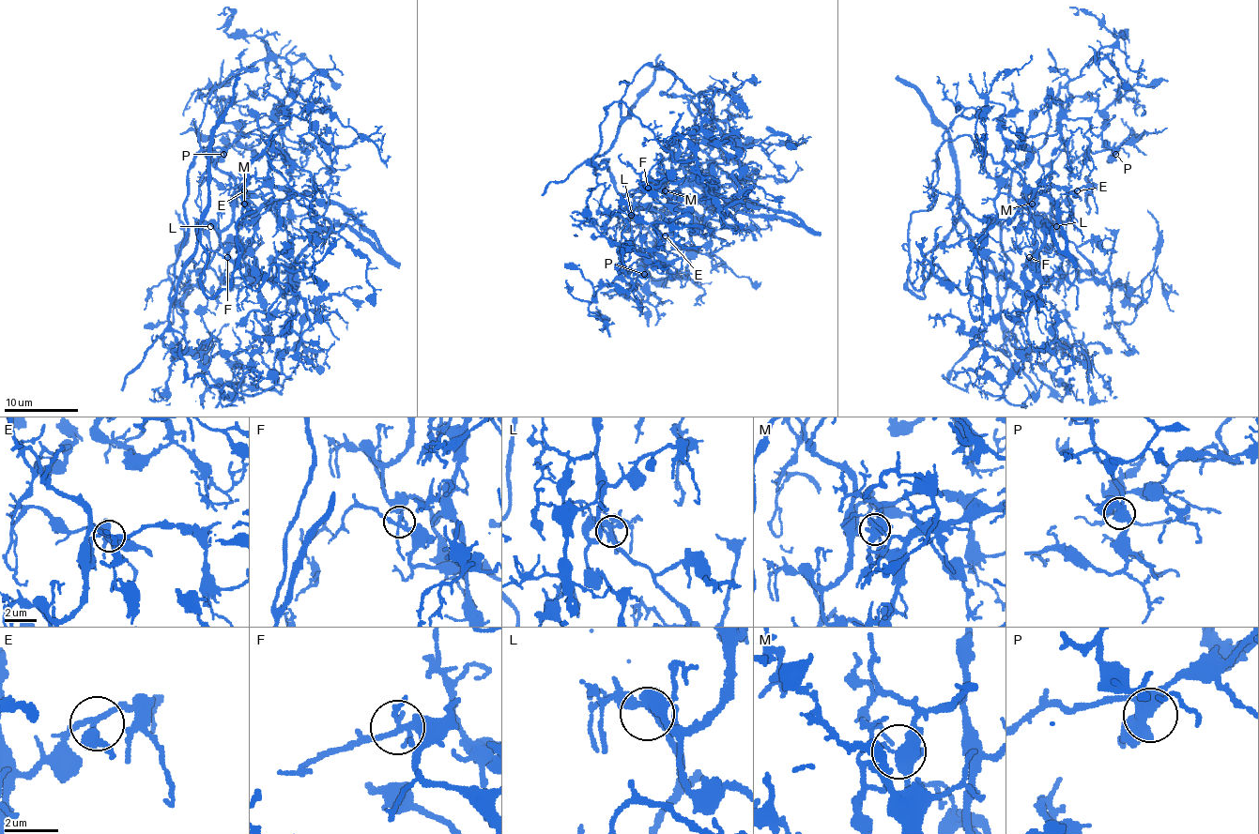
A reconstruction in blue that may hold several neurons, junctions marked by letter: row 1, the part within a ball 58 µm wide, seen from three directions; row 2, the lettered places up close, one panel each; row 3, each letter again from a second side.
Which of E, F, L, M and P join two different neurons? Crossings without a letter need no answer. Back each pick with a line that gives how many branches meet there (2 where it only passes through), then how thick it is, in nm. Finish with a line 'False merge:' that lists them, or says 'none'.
M: 5 | 440 nm
False merge: M

